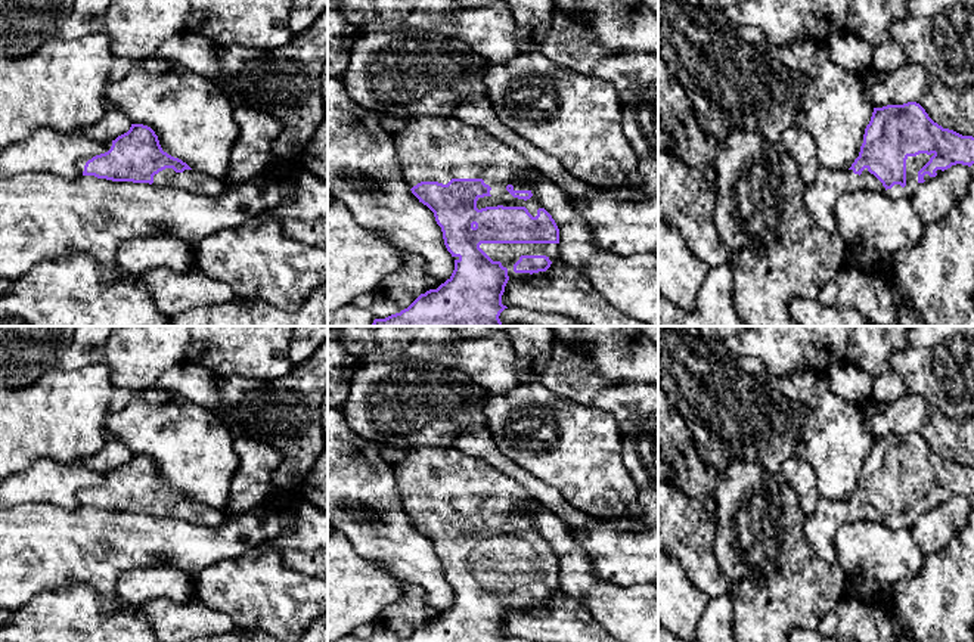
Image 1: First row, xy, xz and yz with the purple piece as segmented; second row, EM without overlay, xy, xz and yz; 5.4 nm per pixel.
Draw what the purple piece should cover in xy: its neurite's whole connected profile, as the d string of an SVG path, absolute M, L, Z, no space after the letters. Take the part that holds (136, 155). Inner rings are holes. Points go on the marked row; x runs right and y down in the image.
M131 124L130 130L112 142L103 143L103 152L93 158L77 162L78 176L94 176L112 182L133 182L180 187L192 193L217 198L223 193L226 183L210 174L192 170L186 162L162 151L155 131L143 124Z

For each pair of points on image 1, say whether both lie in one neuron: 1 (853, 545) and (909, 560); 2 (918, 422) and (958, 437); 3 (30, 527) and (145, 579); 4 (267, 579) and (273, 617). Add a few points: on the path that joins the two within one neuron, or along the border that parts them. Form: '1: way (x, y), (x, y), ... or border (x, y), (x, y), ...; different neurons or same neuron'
1: way (867, 548), (896, 557); same neuron
2: way (928, 422), (948, 437); same neuron
3: border (161, 565), (129, 570), (118, 580), (117, 594); different neurons
4: way (267, 588), (267, 594), (273, 599), (273, 608); same neuron

